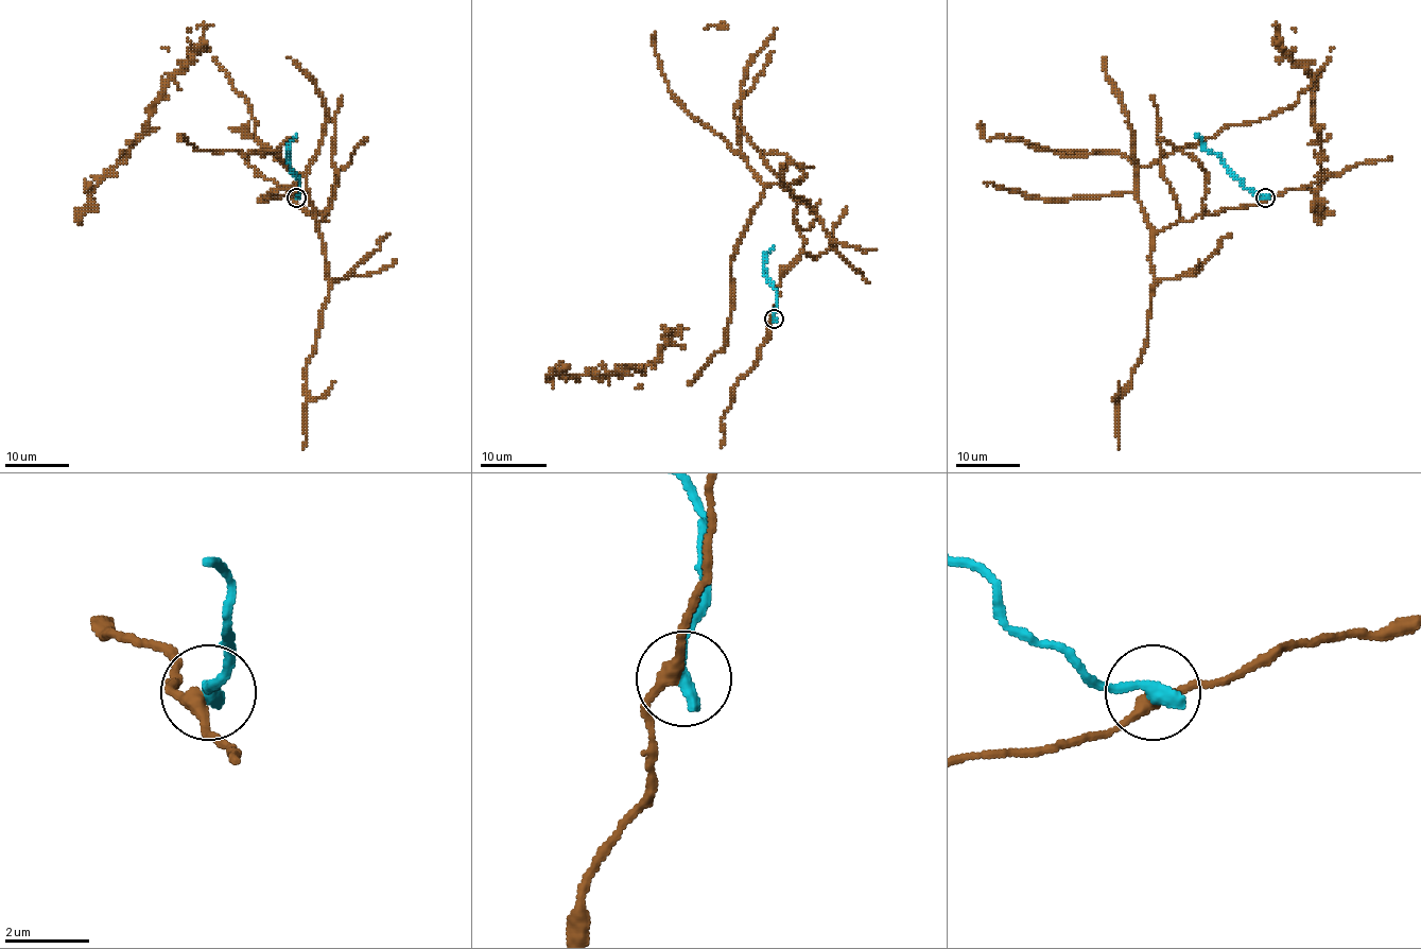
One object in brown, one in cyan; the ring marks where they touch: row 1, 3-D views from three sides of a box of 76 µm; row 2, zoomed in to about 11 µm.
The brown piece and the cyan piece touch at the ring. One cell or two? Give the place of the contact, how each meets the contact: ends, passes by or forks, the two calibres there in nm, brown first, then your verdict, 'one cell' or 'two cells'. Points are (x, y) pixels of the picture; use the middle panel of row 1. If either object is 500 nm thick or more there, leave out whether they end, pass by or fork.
(774, 318) | brown passes by | cyan ends | 280/380 nm | two cells

